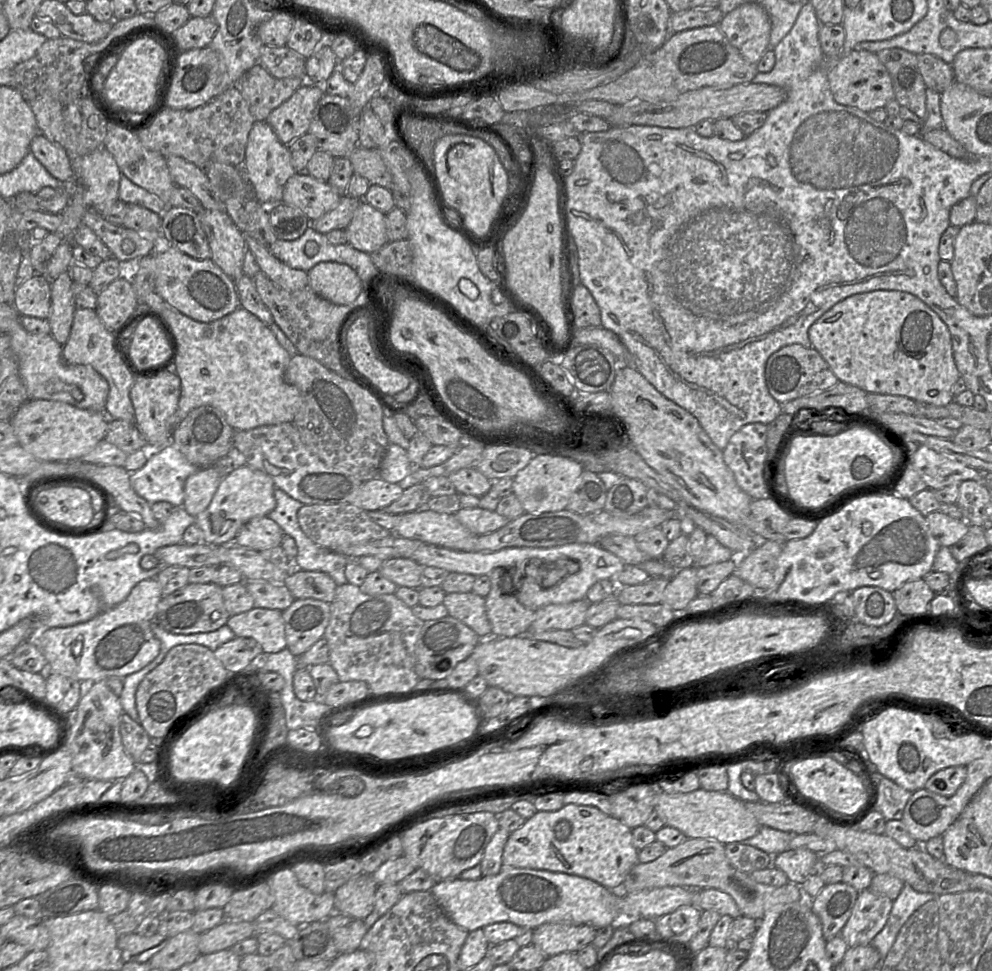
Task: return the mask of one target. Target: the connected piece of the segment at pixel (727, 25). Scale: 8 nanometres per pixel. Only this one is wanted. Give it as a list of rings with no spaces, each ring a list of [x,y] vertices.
[[[744,3],[725,14],[719,29],[750,63],[757,64],[770,44],[771,21],[757,3]]]

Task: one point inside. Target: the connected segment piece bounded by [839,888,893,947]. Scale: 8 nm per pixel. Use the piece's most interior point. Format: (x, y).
(870, 913)

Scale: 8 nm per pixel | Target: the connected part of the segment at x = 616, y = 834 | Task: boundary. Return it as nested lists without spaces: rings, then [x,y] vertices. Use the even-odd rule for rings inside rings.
[[[565,804],[557,811],[537,811],[512,832],[505,844],[504,867],[530,868],[567,873],[621,891],[629,871],[638,864],[632,829],[593,806]]]

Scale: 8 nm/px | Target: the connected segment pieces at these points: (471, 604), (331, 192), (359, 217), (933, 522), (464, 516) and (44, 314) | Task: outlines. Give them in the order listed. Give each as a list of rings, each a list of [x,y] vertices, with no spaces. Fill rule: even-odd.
[[[448,593],[442,604],[448,615],[470,627],[480,639],[492,637],[492,627],[486,614],[485,598],[468,593]]]
[[[300,172],[286,182],[282,203],[300,209],[310,221],[314,221],[334,209],[341,197],[328,182]]]
[[[360,200],[353,218],[345,229],[348,243],[357,250],[371,254],[388,243],[386,214]]]
[[[939,511],[926,516],[928,526],[940,546],[951,547],[969,530],[969,524],[964,519],[955,519]]]
[[[479,507],[472,509],[461,508],[454,515],[473,535],[492,533],[509,522],[507,518],[496,511]]]
[[[35,274],[15,290],[14,307],[21,316],[49,319],[51,312],[51,281]]]

